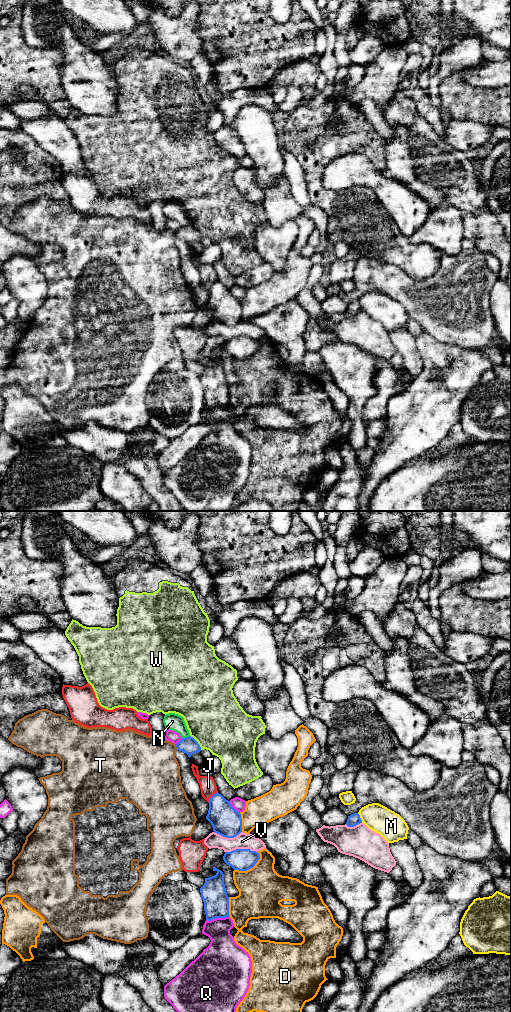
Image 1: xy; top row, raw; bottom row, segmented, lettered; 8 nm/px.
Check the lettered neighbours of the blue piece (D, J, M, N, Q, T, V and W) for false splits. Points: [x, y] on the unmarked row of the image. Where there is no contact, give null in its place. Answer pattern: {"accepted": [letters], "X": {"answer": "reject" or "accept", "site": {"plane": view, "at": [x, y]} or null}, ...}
{"accepted": [], "D": {"answer": "reject", "site": {"plane": "xy", "at": [250, 356]}}, "J": {"answer": "reject", "site": {"plane": "xy", "at": [211, 285]}}, "M": {"answer": "reject", "site": {"plane": "xy", "at": [360, 306]}}, "N": {"answer": "reject", "site": {"plane": "xy", "at": [186, 225]}}, "Q": {"answer": "reject", "site": {"plane": "xy", "at": [217, 405]}}, "T": {"answer": "reject", "site": {"plane": "xy", "at": [176, 234]}}, "V": {"answer": "reject", "site": {"plane": "xy", "at": [241, 337]}}, "W": {"answer": "reject", "site": {"plane": "xy", "at": [197, 230]}}}

